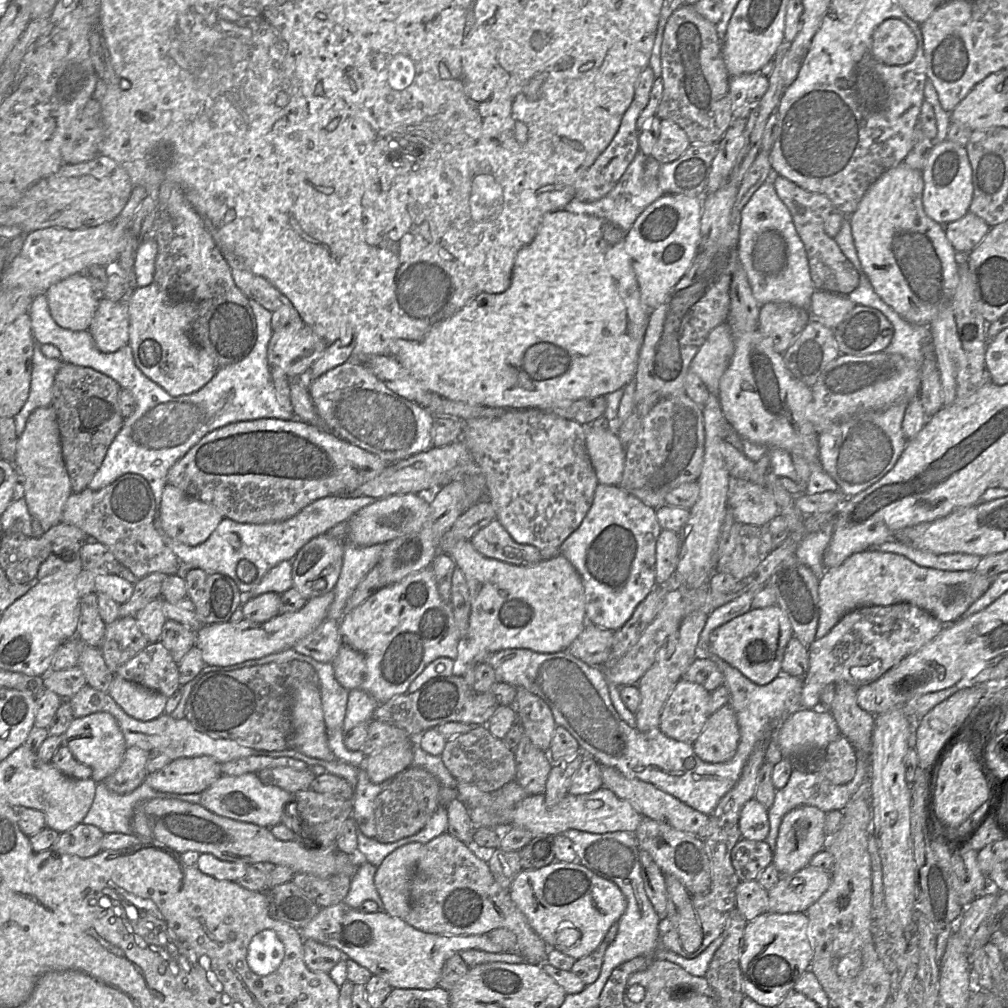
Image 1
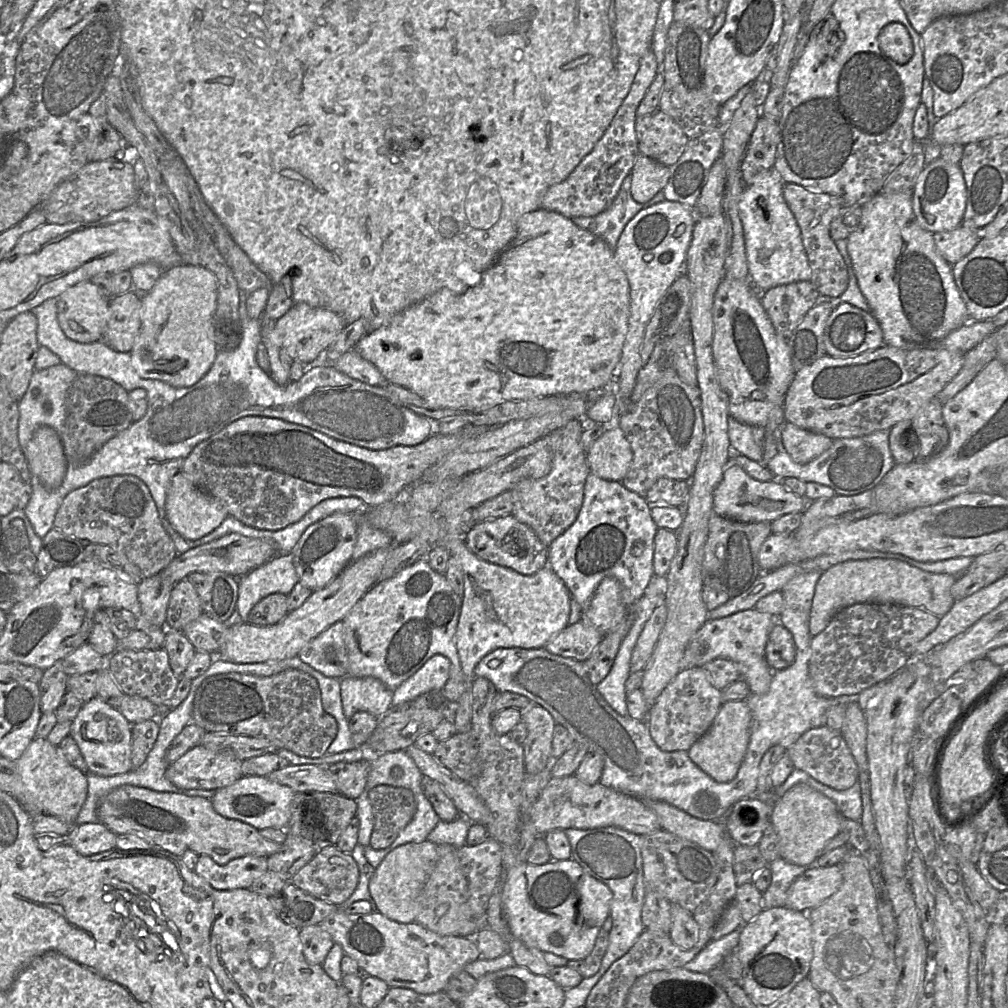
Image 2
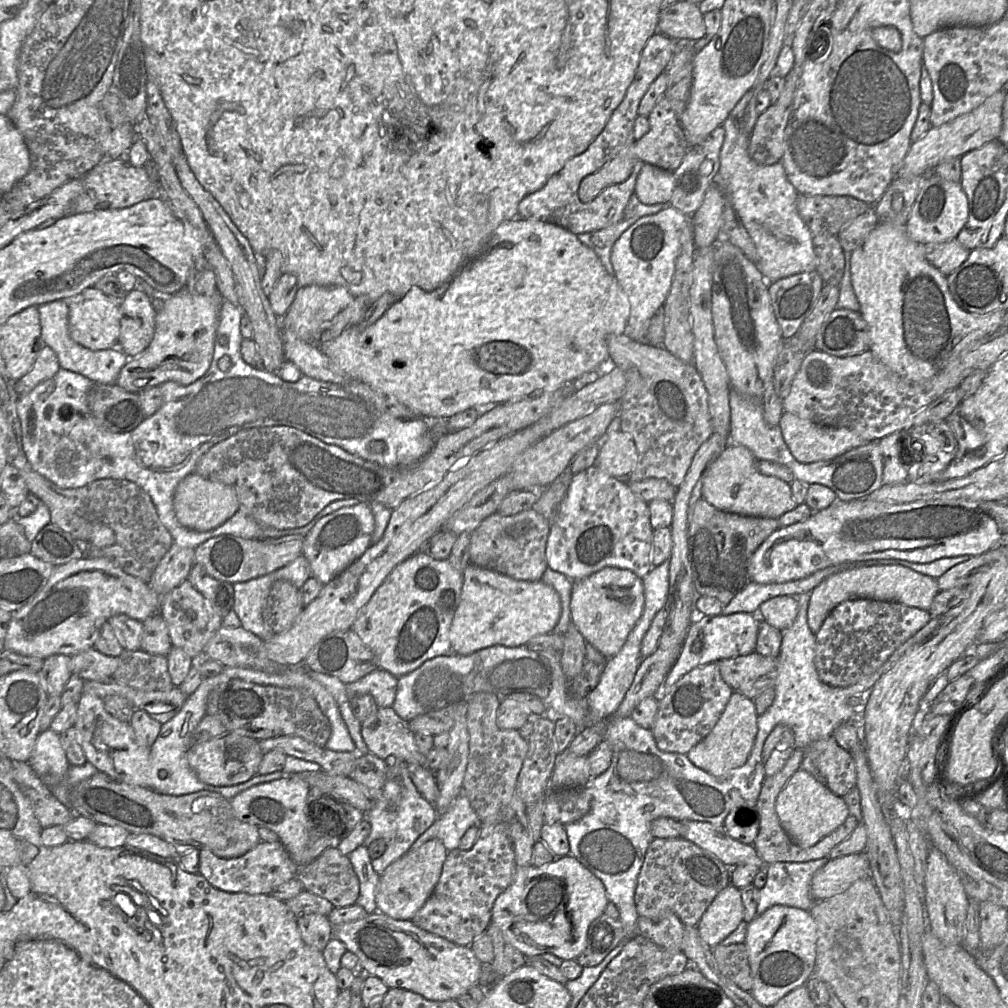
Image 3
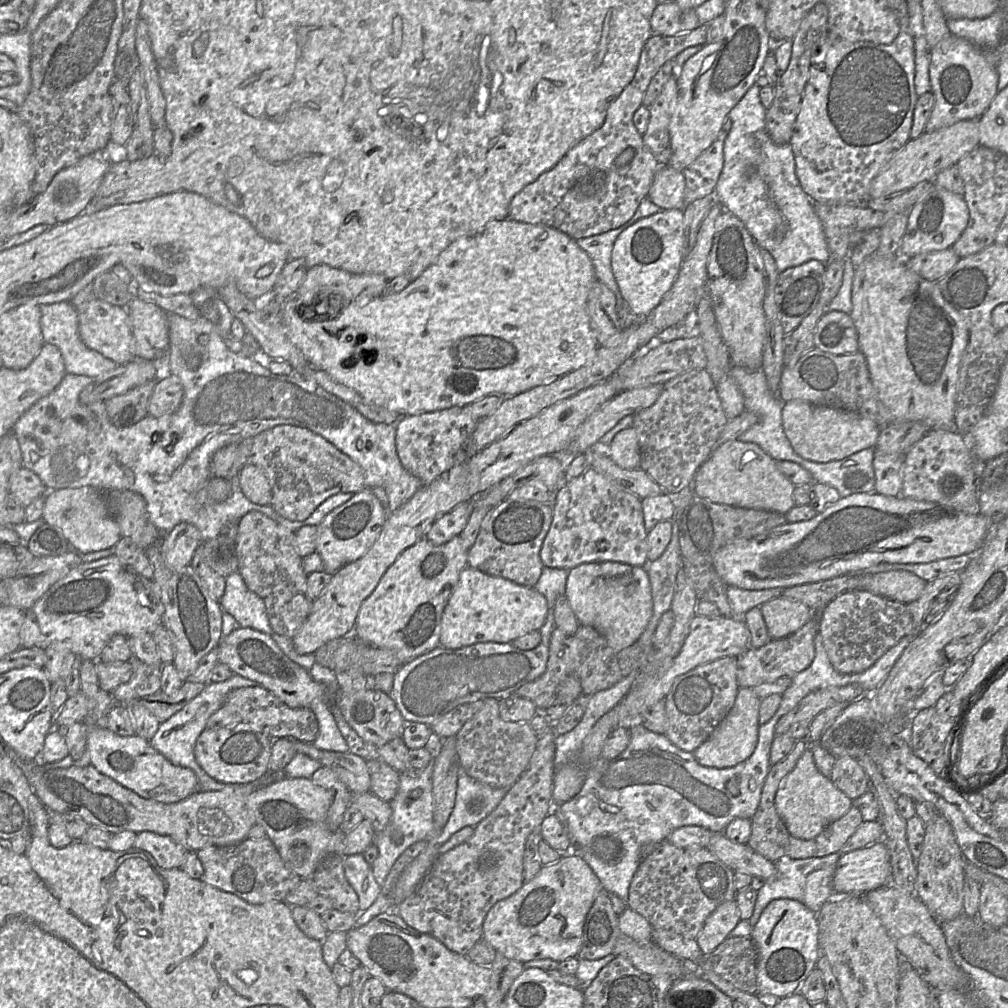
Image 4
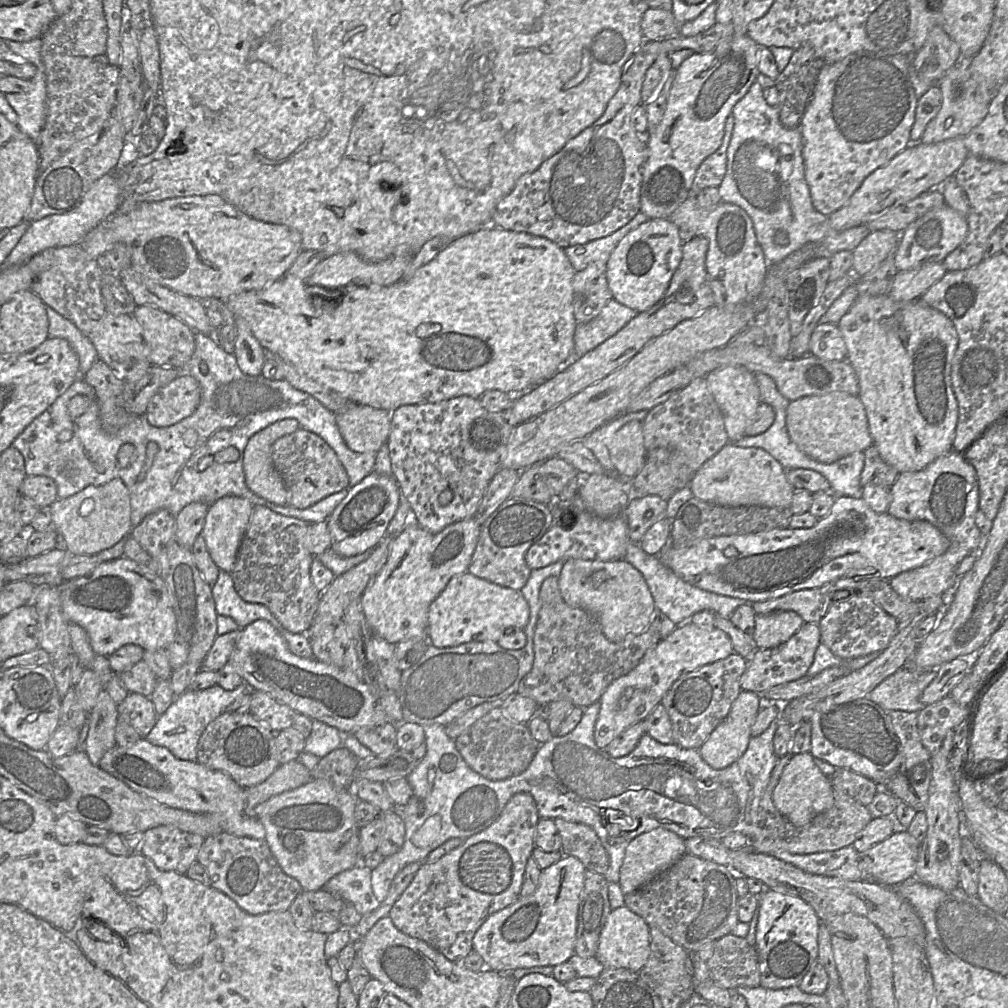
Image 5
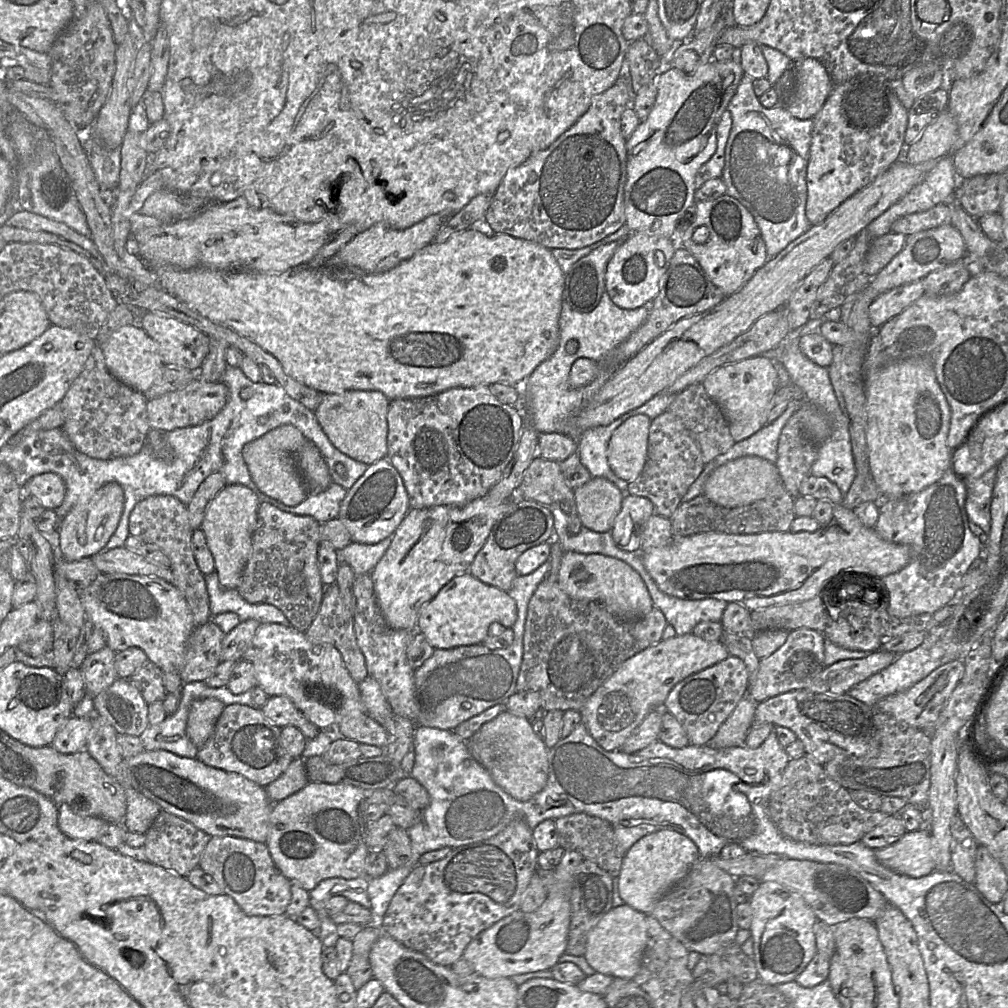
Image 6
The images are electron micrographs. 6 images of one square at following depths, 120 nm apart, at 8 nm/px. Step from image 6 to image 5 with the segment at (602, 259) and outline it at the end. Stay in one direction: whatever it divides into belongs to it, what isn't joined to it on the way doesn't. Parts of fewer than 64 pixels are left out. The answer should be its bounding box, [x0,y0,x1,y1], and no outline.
[573,263,613,323]

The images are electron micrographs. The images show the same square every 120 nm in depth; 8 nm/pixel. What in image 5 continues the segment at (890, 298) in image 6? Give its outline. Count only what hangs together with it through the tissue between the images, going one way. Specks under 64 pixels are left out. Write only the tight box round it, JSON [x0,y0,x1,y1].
[887,262,946,301]

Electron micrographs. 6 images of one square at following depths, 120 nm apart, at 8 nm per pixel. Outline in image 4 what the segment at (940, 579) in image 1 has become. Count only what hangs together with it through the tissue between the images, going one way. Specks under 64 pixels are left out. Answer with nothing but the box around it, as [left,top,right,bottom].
[860,571,927,604]

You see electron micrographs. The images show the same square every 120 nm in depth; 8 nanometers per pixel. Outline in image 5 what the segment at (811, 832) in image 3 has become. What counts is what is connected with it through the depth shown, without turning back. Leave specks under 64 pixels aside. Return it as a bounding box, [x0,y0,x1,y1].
[773,752,834,826]

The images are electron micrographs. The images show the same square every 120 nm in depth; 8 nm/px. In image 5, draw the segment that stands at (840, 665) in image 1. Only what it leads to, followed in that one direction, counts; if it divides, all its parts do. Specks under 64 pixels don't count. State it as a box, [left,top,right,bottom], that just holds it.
[819,596,898,659]

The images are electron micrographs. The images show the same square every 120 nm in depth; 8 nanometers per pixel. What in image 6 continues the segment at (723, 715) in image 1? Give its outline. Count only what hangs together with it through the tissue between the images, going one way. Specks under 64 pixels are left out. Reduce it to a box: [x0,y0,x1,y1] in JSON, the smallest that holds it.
[707,695,756,748]

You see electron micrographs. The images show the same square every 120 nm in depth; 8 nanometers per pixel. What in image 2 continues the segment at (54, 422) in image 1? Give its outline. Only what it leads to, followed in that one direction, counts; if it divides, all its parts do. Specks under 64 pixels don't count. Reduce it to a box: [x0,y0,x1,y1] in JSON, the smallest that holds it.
[24,426,68,490]

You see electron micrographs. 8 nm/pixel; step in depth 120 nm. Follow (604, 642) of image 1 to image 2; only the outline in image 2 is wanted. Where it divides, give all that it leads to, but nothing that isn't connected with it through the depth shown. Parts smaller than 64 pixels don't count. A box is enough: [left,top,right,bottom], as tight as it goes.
[544,622,603,662]

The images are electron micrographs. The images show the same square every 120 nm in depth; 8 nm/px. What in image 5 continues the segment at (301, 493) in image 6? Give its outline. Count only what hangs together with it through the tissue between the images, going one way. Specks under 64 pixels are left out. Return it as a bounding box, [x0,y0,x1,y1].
[243,419,299,505]

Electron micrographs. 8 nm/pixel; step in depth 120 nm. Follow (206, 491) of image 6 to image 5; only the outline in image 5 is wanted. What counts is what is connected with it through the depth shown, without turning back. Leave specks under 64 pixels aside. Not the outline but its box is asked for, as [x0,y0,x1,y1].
[175,502,209,548]

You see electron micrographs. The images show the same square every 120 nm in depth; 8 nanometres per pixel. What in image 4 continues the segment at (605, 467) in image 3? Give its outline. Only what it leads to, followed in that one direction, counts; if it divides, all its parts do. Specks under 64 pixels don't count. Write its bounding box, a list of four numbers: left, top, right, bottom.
[605,427,640,469]

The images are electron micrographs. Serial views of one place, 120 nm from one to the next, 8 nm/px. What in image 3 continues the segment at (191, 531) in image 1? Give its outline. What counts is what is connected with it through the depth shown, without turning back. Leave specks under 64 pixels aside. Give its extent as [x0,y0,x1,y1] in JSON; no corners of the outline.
[173,473,239,532]

